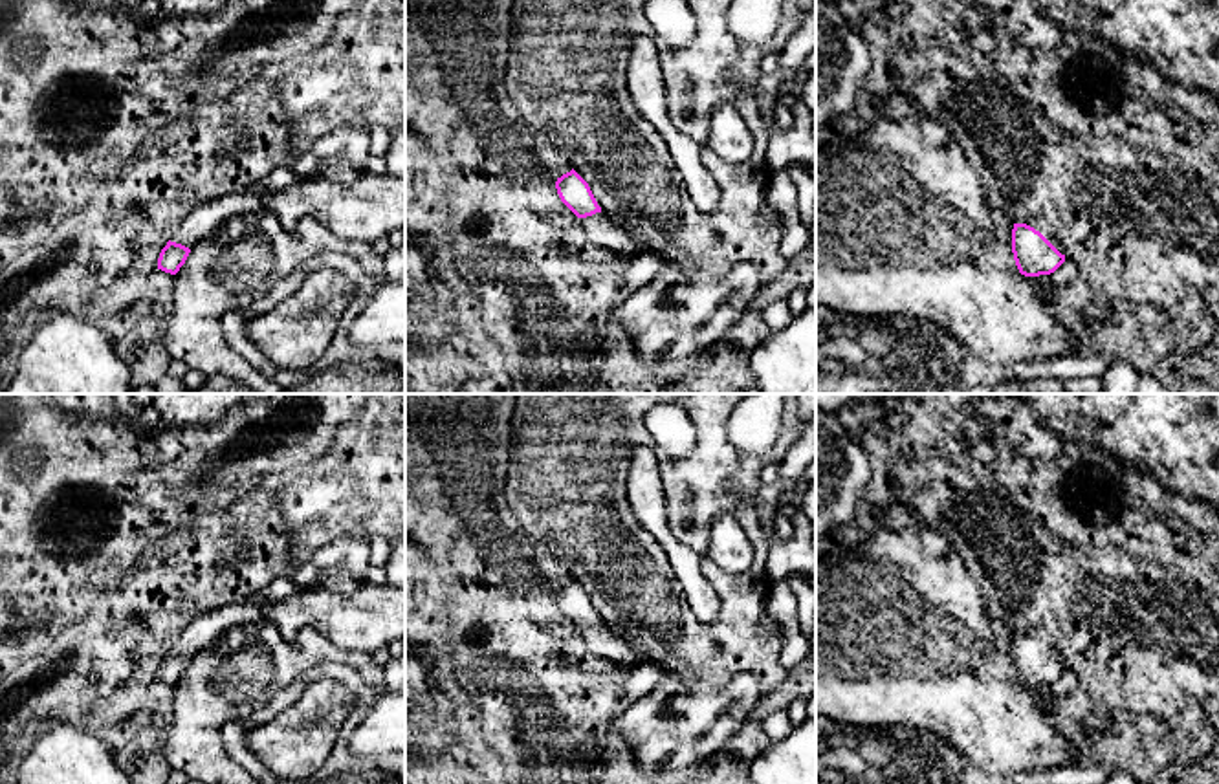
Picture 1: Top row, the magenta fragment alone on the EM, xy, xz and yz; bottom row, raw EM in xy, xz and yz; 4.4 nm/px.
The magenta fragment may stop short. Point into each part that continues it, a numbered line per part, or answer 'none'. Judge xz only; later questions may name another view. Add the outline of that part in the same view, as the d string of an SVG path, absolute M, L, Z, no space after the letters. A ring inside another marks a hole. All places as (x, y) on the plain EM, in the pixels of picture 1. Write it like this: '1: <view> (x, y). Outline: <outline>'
1: xz (600, 638). Outline: M603 621L581 628L581 634L588 648L603 659L625 665L634 665L638 661L638 652L631 641L614 634Z

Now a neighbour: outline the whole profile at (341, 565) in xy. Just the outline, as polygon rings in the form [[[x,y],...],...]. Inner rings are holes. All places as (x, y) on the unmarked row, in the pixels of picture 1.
[[[337,537],[319,548],[291,577],[299,590],[350,593],[367,581],[370,566],[370,539]]]

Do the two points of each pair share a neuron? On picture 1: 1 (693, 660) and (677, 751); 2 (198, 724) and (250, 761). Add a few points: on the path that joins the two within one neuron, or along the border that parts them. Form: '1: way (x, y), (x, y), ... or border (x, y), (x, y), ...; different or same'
1: border (671, 676), (715, 687), (723, 687), (732, 678); different
2: border (253, 711), (222, 729), (222, 744), (239, 764); different

